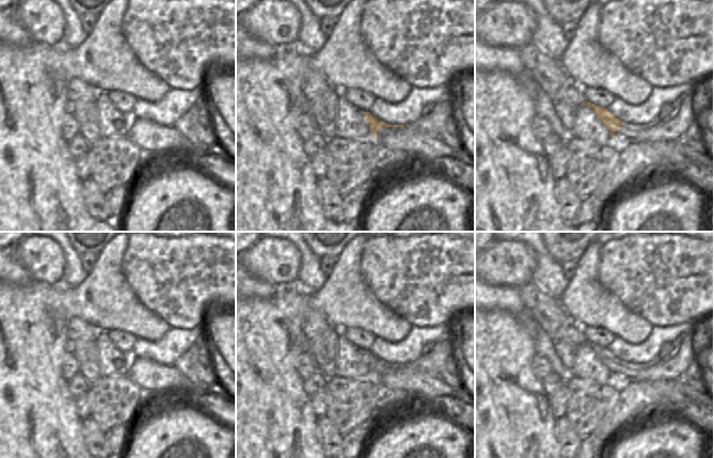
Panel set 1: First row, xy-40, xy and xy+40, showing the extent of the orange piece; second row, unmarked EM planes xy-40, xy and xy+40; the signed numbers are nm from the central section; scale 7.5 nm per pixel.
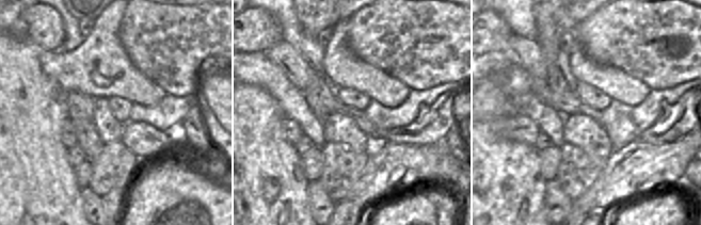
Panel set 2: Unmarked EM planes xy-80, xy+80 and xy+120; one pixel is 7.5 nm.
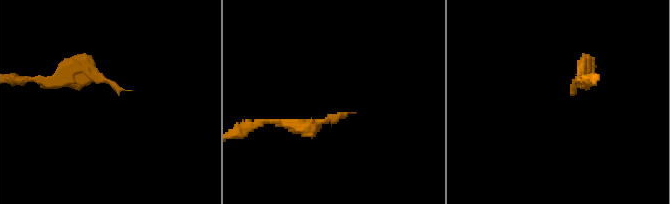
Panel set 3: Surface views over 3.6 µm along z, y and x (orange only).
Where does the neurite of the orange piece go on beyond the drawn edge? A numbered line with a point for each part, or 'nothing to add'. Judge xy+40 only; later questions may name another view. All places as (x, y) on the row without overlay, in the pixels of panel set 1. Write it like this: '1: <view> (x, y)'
1: xy+40 (673, 358)

